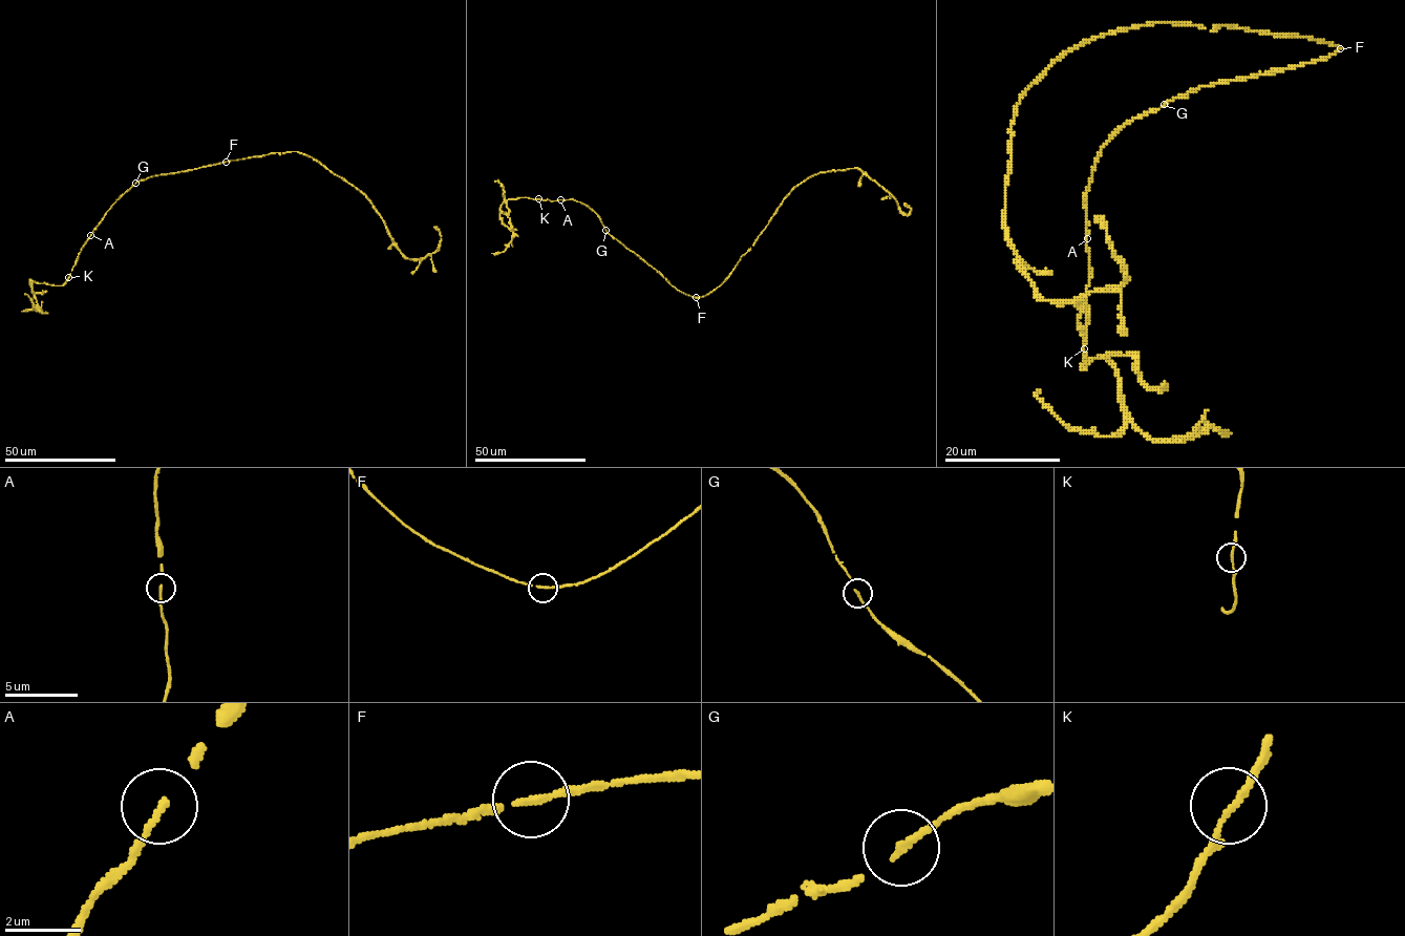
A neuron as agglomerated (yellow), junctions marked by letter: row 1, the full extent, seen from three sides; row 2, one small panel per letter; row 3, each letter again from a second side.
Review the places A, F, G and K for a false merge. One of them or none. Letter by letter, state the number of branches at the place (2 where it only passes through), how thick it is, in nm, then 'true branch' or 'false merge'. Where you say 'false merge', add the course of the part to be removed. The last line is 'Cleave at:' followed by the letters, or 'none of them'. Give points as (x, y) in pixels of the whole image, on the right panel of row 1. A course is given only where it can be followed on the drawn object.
A: branches 2; calibre 130 nm; true branch
F: branches 2; calibre 130 nm; true branch
G: branches 2; calibre 130 nm; true branch
K: branches 2; calibre 130 nm; true branch
Cleave at: none of them

